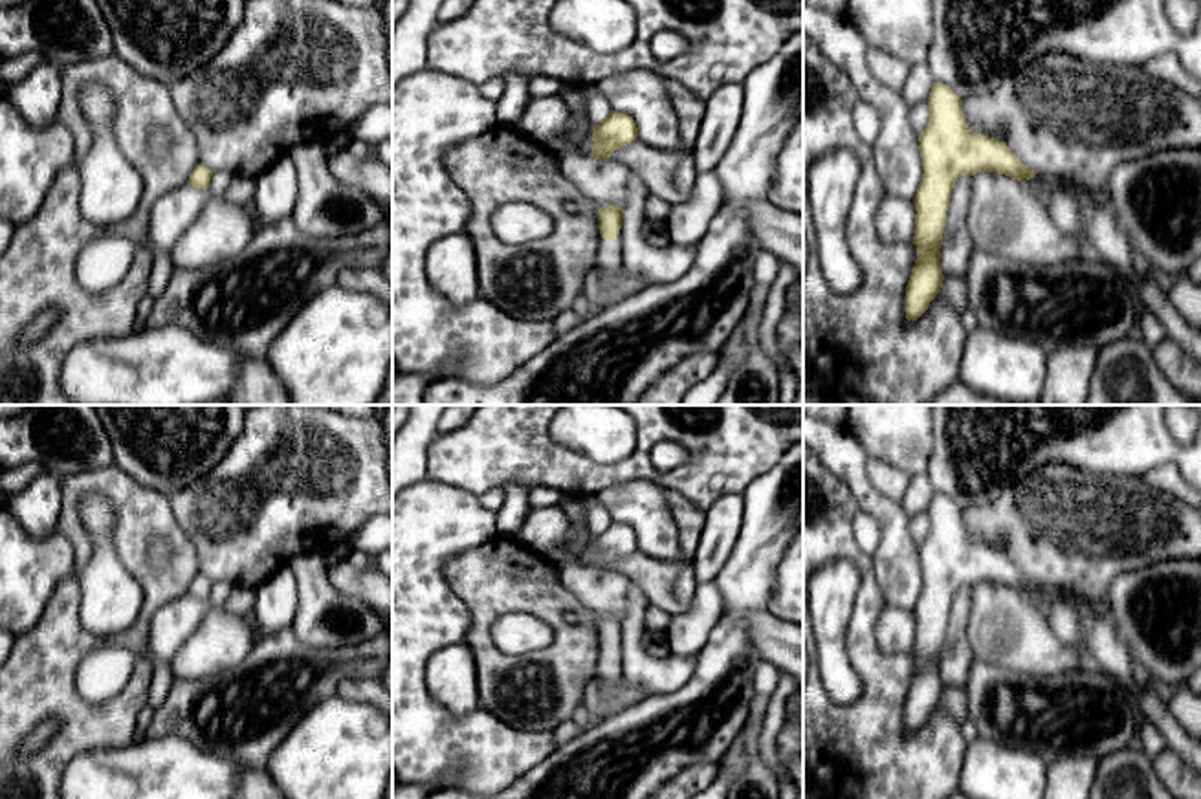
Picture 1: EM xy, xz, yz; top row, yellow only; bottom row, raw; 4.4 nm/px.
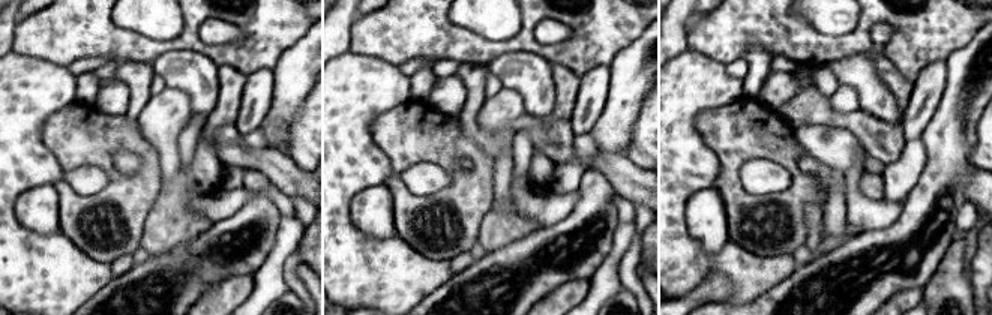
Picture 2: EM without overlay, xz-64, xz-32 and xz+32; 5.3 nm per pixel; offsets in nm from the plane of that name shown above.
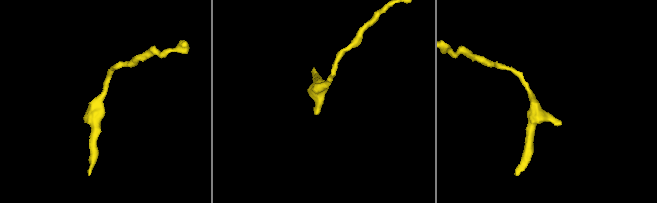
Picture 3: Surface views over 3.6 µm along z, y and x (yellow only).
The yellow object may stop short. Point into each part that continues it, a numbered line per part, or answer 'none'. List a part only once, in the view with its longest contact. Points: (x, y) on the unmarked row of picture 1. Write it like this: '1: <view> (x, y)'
none

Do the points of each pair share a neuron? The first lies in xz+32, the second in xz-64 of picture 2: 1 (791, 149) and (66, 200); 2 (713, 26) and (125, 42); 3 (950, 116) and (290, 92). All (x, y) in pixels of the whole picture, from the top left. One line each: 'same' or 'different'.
1: same
2: same
3: same

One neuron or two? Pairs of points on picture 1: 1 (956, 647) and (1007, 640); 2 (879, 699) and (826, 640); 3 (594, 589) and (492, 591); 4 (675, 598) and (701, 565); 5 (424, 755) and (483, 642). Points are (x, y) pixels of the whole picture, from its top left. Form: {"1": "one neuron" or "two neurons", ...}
{"1": "two neurons", "2": "two neurons", "3": "two neurons", "4": "two neurons", "5": "two neurons"}

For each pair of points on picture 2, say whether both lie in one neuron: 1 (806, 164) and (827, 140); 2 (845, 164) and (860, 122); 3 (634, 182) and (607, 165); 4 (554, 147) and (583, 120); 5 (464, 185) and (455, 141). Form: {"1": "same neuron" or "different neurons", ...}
{"1": "different neurons", "2": "different neurons", "3": "same neuron", "4": "different neurons", "5": "same neuron"}

